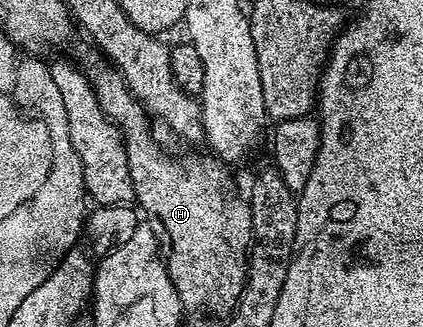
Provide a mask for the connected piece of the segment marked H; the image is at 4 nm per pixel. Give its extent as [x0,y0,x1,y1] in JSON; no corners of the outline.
[88,64,253,311]

